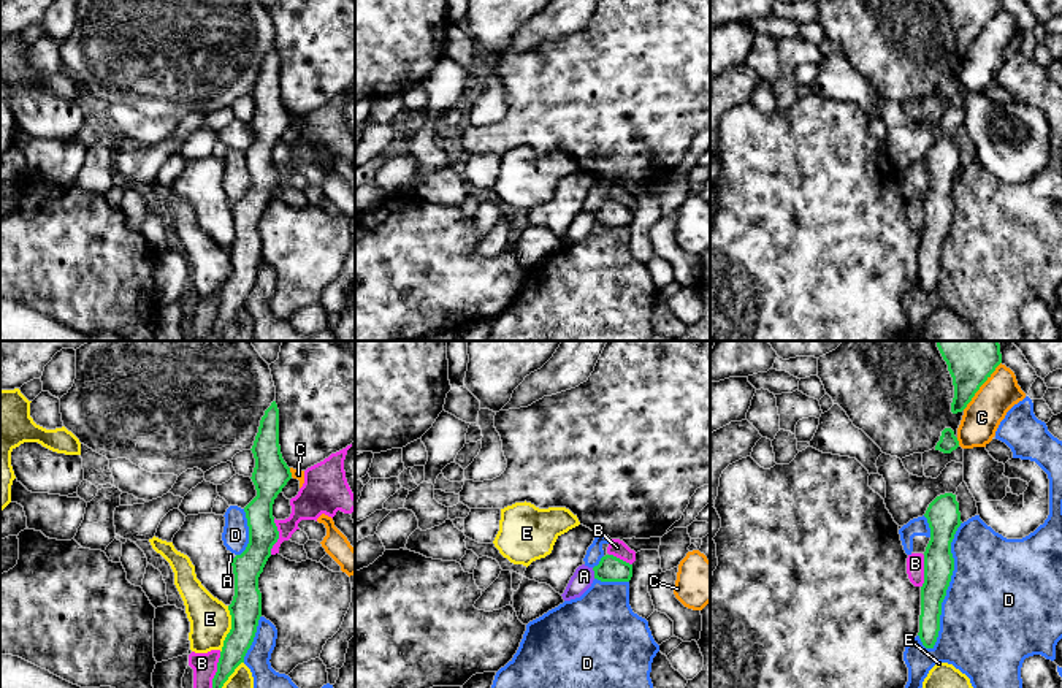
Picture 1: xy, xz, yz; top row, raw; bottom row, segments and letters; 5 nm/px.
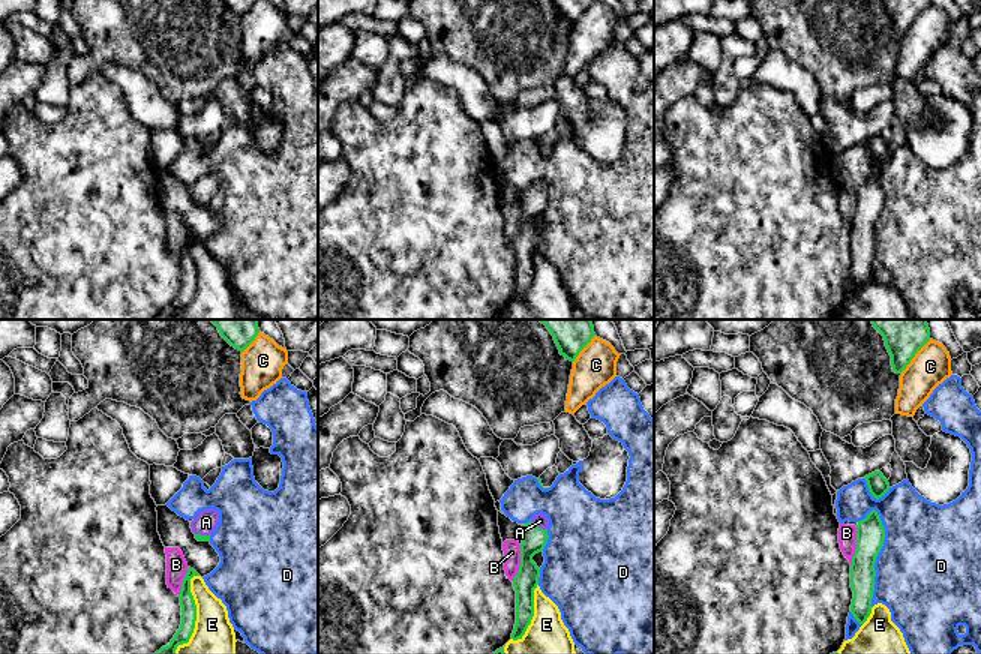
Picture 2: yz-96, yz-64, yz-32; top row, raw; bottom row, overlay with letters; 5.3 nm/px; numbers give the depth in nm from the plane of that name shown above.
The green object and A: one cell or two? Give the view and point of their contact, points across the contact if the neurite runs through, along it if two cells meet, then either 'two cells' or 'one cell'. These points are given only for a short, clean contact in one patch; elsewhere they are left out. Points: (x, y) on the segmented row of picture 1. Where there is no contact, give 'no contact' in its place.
xz (595, 573) | across xz (611, 568), (595, 573), (584, 576) | one cell

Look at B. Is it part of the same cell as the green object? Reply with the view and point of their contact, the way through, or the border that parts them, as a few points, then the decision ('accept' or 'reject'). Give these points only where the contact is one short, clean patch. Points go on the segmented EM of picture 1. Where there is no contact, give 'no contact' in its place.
contact xy (278, 536); reject

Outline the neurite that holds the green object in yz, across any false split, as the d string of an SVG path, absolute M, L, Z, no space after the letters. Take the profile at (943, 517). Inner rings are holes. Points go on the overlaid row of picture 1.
M945 493L937 496L929 504L924 517L930 528L930 541L924 552L918 636L926 648L934 648L940 631L942 602L954 571L951 542L962 523L956 495Z

